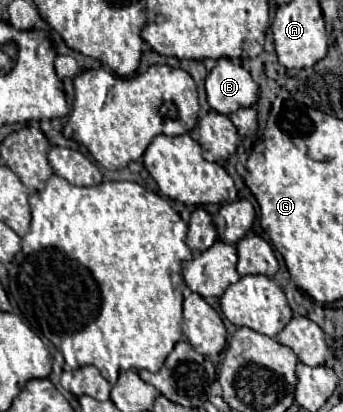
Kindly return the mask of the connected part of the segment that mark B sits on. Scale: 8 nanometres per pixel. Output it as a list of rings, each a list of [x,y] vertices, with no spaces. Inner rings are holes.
[[[218,59],[216,67],[208,73],[206,93],[208,105],[222,115],[230,115],[258,101],[258,85],[244,67],[234,65],[230,59]]]

